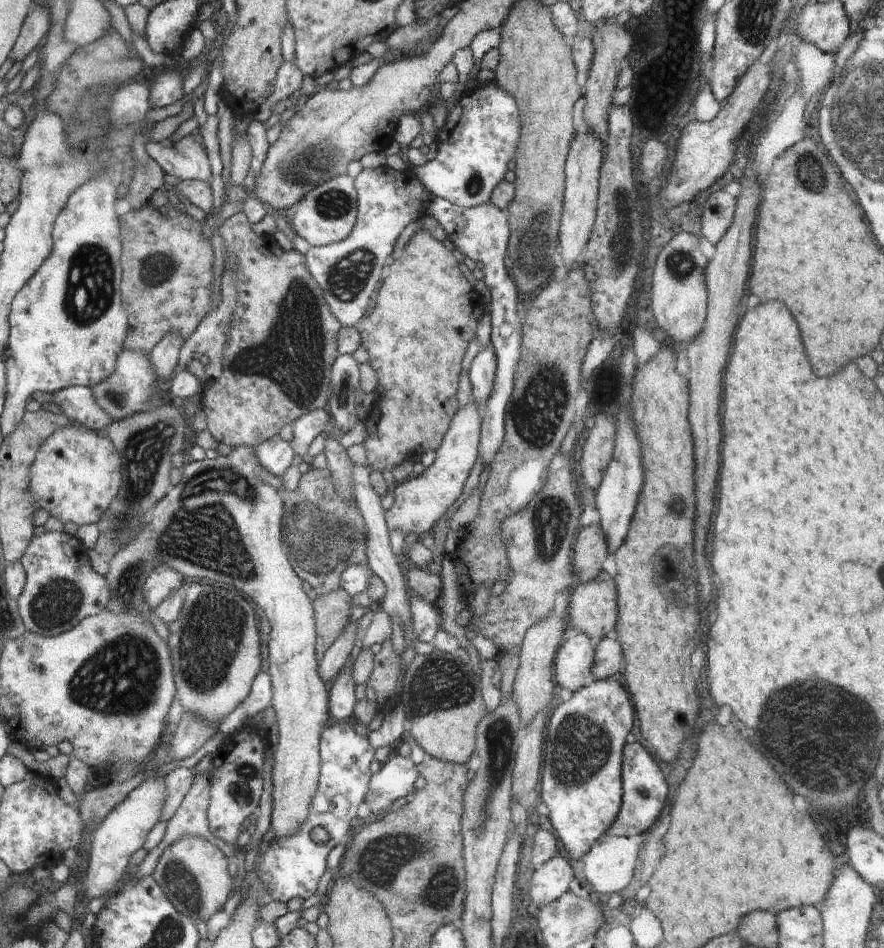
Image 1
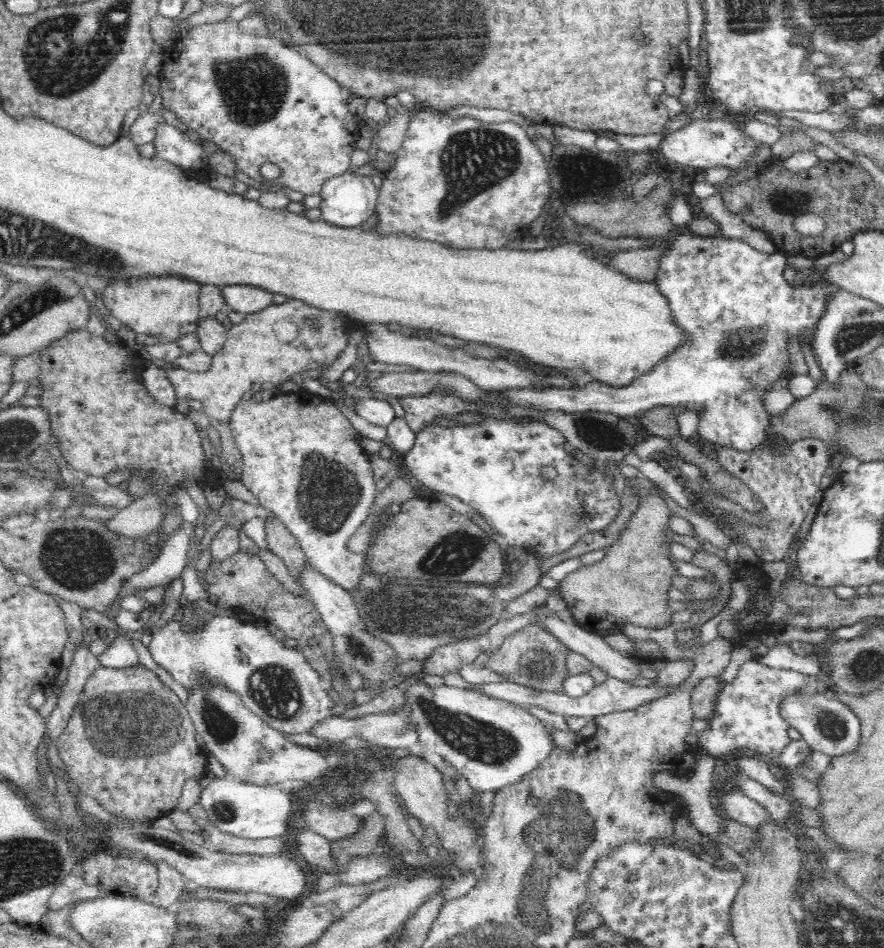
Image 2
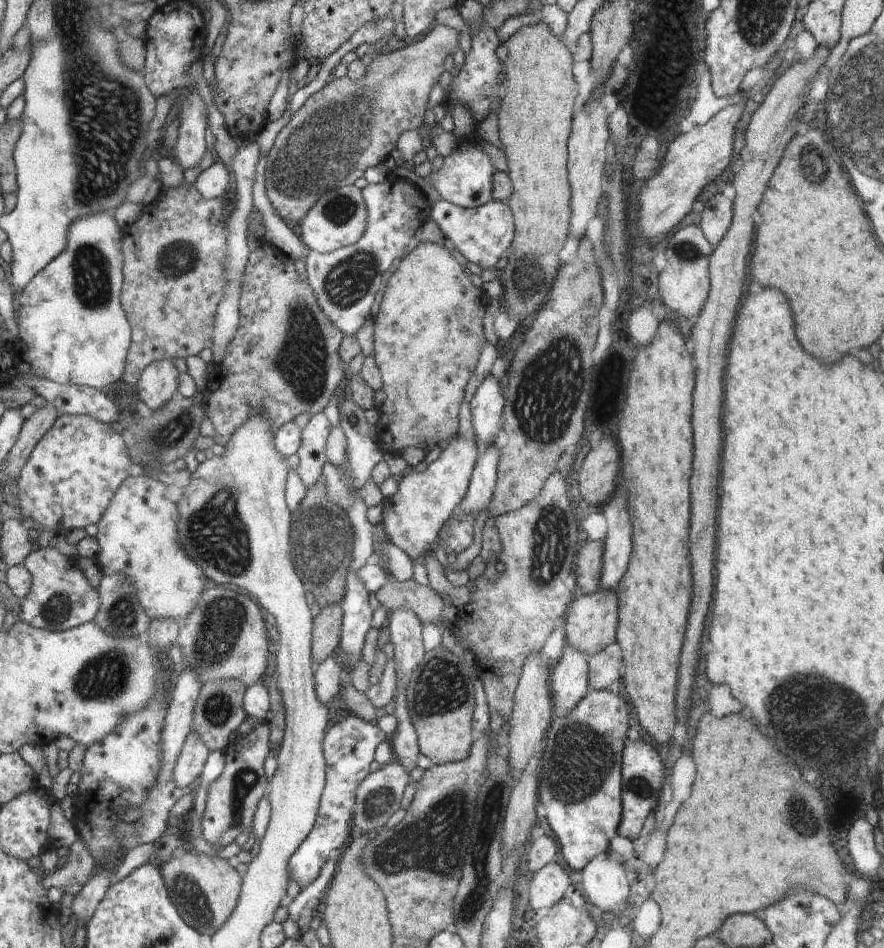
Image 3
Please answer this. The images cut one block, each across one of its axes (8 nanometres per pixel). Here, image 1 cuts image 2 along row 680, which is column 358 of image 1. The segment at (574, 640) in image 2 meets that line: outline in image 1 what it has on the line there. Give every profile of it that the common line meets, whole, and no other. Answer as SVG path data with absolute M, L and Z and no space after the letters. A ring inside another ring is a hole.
M349 623L343 630L343 633L329 646L324 653L322 660L318 661L319 677L324 684L330 685L332 678L336 677L350 657L354 640L358 632L358 623Z

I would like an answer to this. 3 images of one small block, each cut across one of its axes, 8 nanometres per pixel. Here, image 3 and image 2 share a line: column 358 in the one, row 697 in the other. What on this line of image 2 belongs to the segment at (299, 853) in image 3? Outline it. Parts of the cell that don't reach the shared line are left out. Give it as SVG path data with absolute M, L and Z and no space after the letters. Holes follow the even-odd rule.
M758 656L746 661L736 678L726 683L719 692L714 712L708 719L708 727L698 735L698 745L714 758L732 760L748 752L756 756L766 754L778 760L784 748L790 744L788 721L780 714L780 703L797 690L808 690L806 674L785 669L775 669L760 663Z

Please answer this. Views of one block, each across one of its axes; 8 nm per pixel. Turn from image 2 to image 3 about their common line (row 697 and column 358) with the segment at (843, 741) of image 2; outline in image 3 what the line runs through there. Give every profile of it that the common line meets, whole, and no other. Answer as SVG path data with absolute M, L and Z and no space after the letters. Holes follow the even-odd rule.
M394 760L384 765L384 768L369 773L356 788L356 802L352 812L352 837L355 834L369 834L372 837L381 831L394 813L401 809L402 794L411 781L408 770Z

